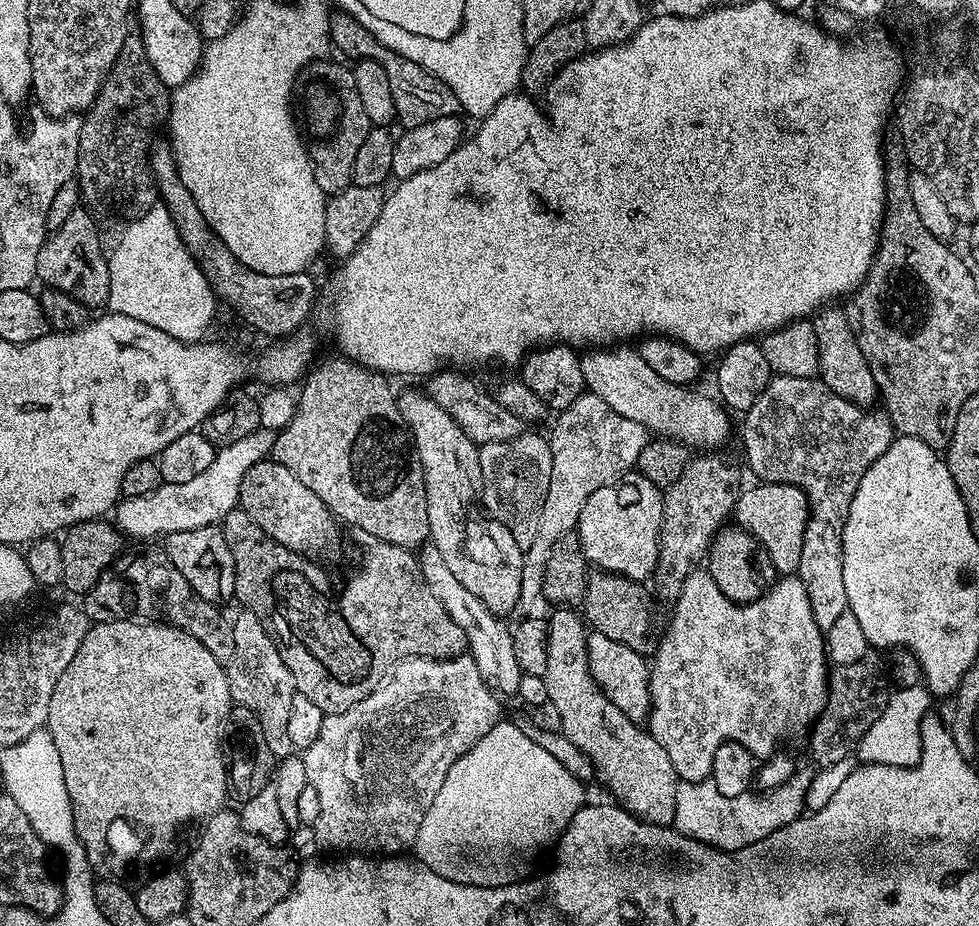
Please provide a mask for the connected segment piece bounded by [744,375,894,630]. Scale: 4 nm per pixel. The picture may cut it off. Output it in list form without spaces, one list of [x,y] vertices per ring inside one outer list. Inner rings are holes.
[[[773,375],[766,390],[754,402],[746,414],[744,424],[744,448],[748,451],[748,464],[760,475],[761,481],[770,484],[793,484],[803,488],[810,497],[810,515],[808,529],[804,532],[802,554],[798,575],[806,586],[810,606],[818,626],[827,629],[834,626],[838,614],[848,607],[846,582],[842,582],[842,530],[850,510],[850,502],[858,490],[858,482],[866,470],[885,450],[892,445],[894,429],[891,419],[883,411],[865,410],[861,405],[851,404],[846,398],[824,385],[819,378],[790,378]]]

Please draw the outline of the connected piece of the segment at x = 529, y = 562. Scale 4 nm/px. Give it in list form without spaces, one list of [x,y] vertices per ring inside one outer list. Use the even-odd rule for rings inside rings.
[[[585,391],[569,408],[559,413],[556,425],[550,431],[552,445],[552,469],[550,486],[546,490],[544,505],[536,520],[536,533],[532,544],[524,552],[524,569],[522,570],[522,590],[520,604],[532,604],[542,596],[542,578],[544,563],[550,556],[550,550],[562,534],[573,531],[580,521],[582,506],[586,498],[594,494],[613,480],[619,480],[629,470],[636,468],[636,459],[647,446],[650,433],[638,422],[630,422],[619,416],[602,402],[593,392]]]

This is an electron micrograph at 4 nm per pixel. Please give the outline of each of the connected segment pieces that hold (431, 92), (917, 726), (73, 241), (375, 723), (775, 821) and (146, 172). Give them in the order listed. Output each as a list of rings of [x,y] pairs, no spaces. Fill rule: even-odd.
[[[336,14],[330,20],[330,37],[336,43],[336,48],[344,56],[359,58],[361,60],[373,60],[386,70],[390,77],[390,91],[394,93],[394,106],[396,107],[396,120],[405,129],[422,126],[433,117],[441,114],[450,114],[457,109],[456,96],[437,76],[431,76],[425,68],[410,62],[410,58],[402,58],[394,50],[390,50],[370,30],[366,30],[352,16]]]
[[[922,684],[903,685],[897,689],[889,693],[885,708],[856,748],[863,763],[912,767],[921,756],[921,728],[932,702],[931,693]]]
[[[87,207],[75,208],[70,218],[66,218],[66,222],[62,222],[62,226],[58,226],[58,230],[45,239],[36,259],[36,277],[43,284],[54,290],[62,290],[62,294],[70,294],[70,298],[74,298],[89,310],[103,309],[107,305],[110,288],[108,256],[100,249],[100,232],[96,229],[95,219],[97,220],[97,217]]]
[[[471,654],[457,656],[450,660],[428,660],[425,656],[411,656],[405,660],[397,660],[385,672],[375,690],[366,698],[362,698],[346,710],[325,715],[324,725],[318,738],[314,738],[314,742],[310,742],[310,746],[302,752],[308,780],[307,787],[313,788],[318,794],[318,818],[314,825],[315,839],[319,843],[321,840],[328,848],[337,848],[340,851],[337,853],[340,854],[400,854],[411,849],[415,845],[416,835],[422,826],[422,818],[426,818],[426,810],[430,802],[438,798],[438,790],[442,790],[442,782],[450,766],[454,766],[454,762],[458,762],[458,758],[462,758],[466,750],[475,746],[478,738],[490,734],[492,727],[501,719],[500,706],[495,696],[497,695],[484,683],[482,674],[478,674],[478,666]]]
[[[802,764],[782,787],[761,793],[760,799],[751,791],[734,796],[719,794],[710,778],[698,783],[681,781],[675,794],[675,831],[721,851],[736,852],[744,849],[768,837],[774,830],[796,821],[805,813],[805,804],[812,812],[822,809],[848,777],[847,769],[832,766],[820,770],[822,772],[816,775],[815,765],[810,764]]]
[[[139,34],[125,36],[118,58],[80,126],[80,153],[76,159],[75,175],[83,203],[93,213],[101,217],[135,218],[157,203],[148,123],[152,120],[152,104],[167,105],[169,100],[169,89],[160,83],[150,58],[146,58],[142,38]]]

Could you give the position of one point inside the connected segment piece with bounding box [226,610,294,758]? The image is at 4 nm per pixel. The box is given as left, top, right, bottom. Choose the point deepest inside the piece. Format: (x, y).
(257, 678)

